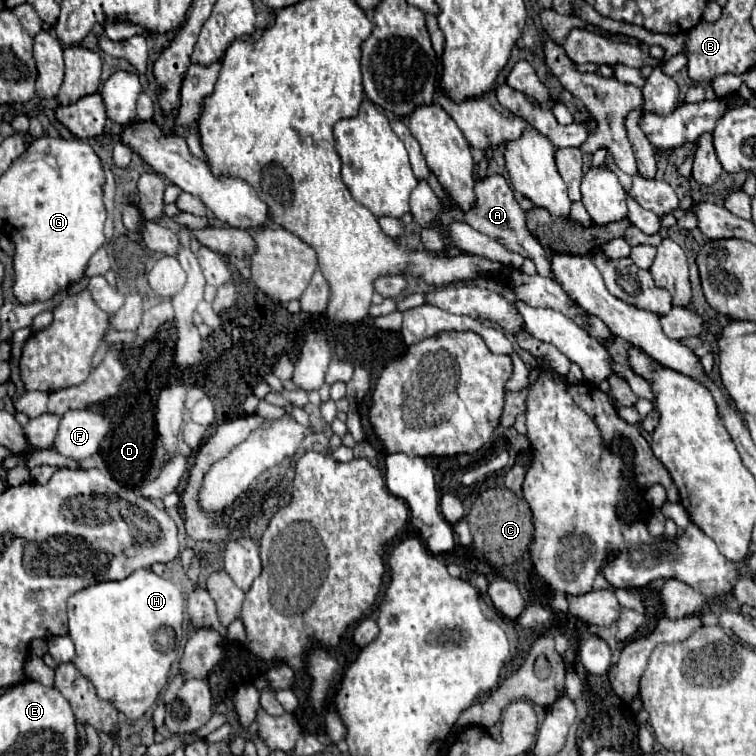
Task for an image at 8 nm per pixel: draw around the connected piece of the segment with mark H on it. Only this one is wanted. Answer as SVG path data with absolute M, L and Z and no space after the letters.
M137 569L135 573L131 573L127 579L123 581L107 581L107 583L97 583L97 585L91 585L83 591L77 591L75 595L69 597L67 601L67 615L69 615L69 637L71 641L75 643L75 667L95 685L97 689L97 695L99 699L105 699L109 701L117 711L121 711L127 719L139 719L143 717L151 707L155 707L157 699L159 699L159 693L167 687L167 679L169 679L169 669L173 665L173 661L177 659L177 641L181 639L181 633L183 633L183 595L181 591L167 579L155 575L151 569Z

